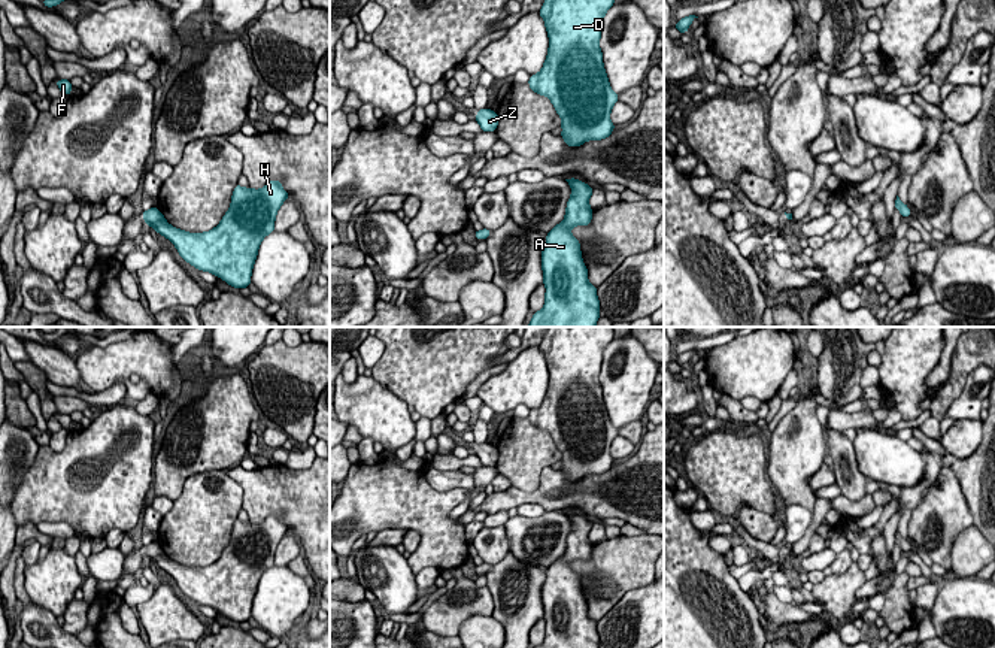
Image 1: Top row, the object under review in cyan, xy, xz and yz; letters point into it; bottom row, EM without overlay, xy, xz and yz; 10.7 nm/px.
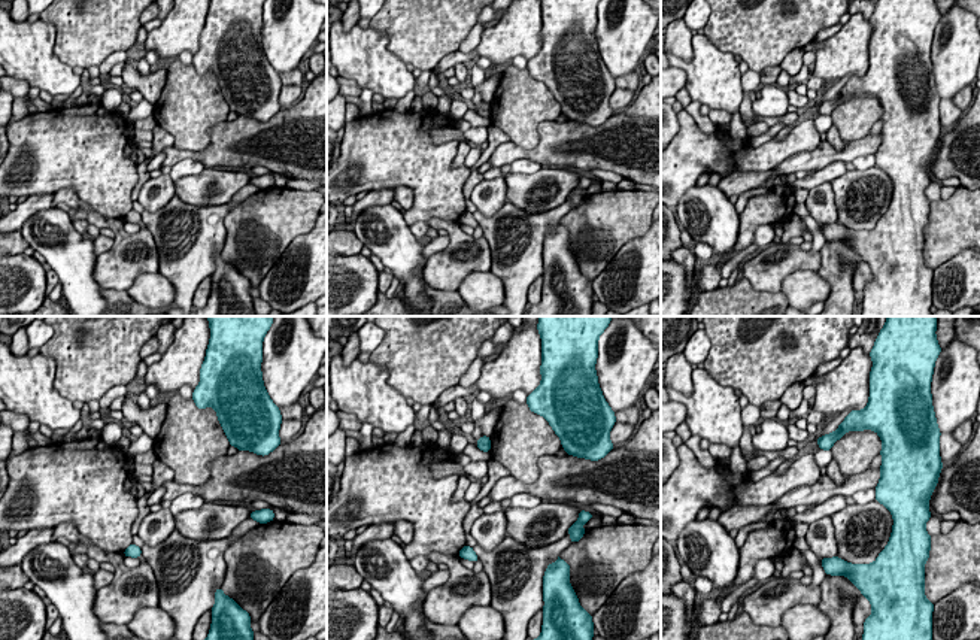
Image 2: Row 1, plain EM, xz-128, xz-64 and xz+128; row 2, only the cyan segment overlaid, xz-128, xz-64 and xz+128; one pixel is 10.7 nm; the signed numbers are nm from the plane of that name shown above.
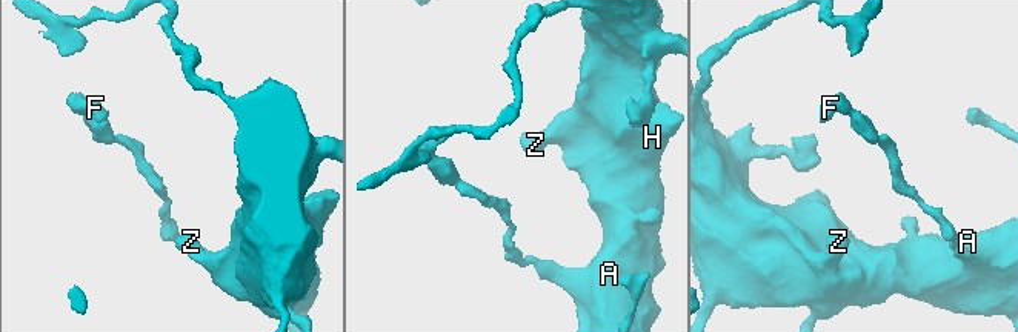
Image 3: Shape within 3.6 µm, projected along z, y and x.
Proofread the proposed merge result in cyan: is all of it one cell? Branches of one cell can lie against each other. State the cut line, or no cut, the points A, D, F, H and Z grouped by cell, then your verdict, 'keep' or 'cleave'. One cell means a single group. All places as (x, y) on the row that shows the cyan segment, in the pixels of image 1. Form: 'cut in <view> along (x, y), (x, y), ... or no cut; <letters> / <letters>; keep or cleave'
no cut; A D F H Z; keep

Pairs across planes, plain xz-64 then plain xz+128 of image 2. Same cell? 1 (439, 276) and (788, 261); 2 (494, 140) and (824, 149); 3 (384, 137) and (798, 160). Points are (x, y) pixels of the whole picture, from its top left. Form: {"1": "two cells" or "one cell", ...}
{"1": "one cell", "2": "two cells", "3": "two cells"}

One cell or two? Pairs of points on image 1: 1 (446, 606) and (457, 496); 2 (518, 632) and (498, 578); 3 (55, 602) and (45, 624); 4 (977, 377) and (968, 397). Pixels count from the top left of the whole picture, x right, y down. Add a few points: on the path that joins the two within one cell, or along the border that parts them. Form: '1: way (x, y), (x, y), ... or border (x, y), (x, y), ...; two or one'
1: border (458, 566), (439, 569); two
2: way (518, 618), (516, 596), (512, 592); one
3: border (30, 600), (46, 608), (55, 617); two
4: way (977, 381), (971, 393); one

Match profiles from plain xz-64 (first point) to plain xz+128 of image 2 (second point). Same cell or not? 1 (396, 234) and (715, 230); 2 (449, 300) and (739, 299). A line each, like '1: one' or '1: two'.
1: one
2: one

